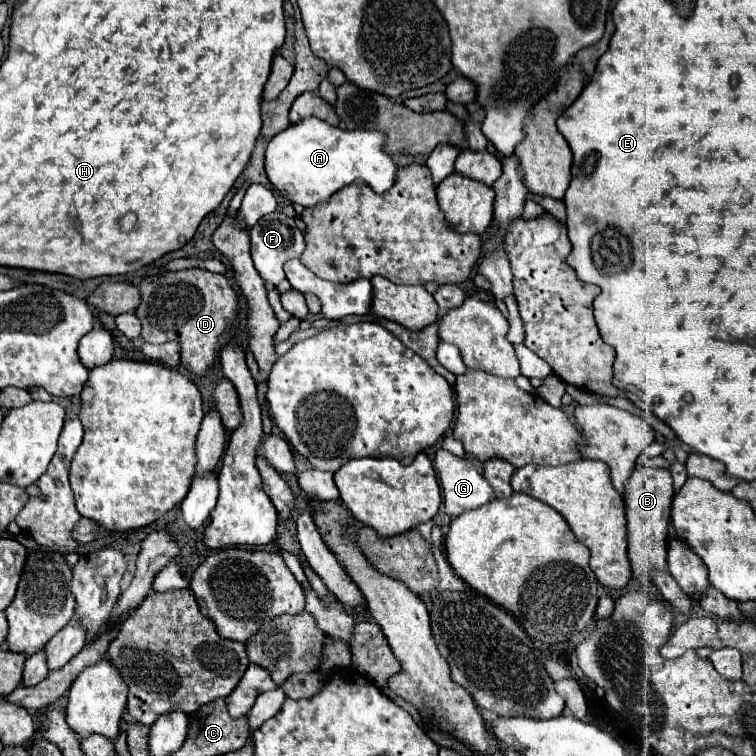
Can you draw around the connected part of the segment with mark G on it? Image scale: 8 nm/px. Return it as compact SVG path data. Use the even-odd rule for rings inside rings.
M439 450L435 454L435 470L443 486L443 504L449 516L459 516L493 500L493 488L467 458Z

